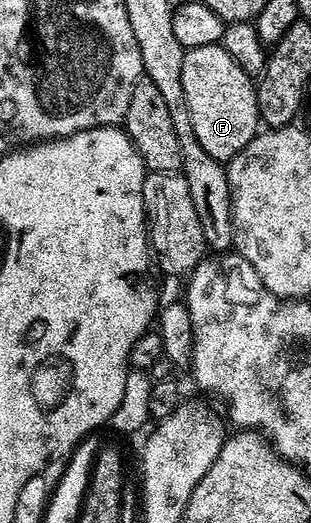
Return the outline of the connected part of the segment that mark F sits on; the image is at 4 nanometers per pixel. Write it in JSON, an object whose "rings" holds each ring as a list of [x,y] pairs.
{"rings":[[[220,43],[199,45],[186,51],[183,94],[187,94],[187,110],[191,110],[195,138],[199,138],[199,146],[203,146],[211,158],[228,162],[241,153],[247,142],[257,137],[259,117],[254,77],[248,76]]]}

